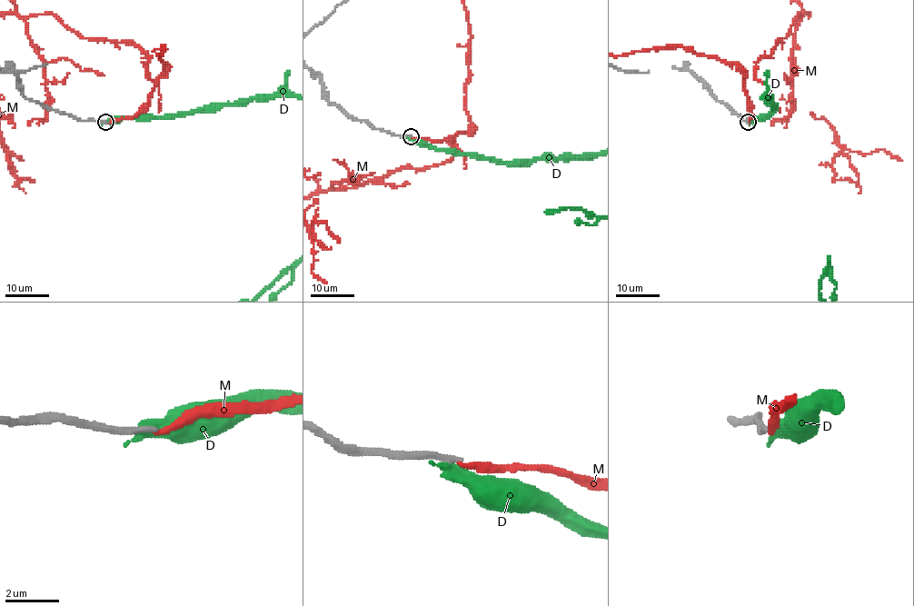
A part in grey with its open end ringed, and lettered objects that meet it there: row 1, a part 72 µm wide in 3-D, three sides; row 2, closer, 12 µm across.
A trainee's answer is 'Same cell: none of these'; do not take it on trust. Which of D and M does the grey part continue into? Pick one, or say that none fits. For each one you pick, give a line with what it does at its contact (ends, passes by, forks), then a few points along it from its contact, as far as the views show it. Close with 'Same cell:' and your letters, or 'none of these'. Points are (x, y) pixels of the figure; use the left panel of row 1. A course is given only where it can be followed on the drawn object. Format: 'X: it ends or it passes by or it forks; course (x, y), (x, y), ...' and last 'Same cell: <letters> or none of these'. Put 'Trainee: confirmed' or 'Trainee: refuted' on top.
Trainee: confirmed
Same cell: none of these

